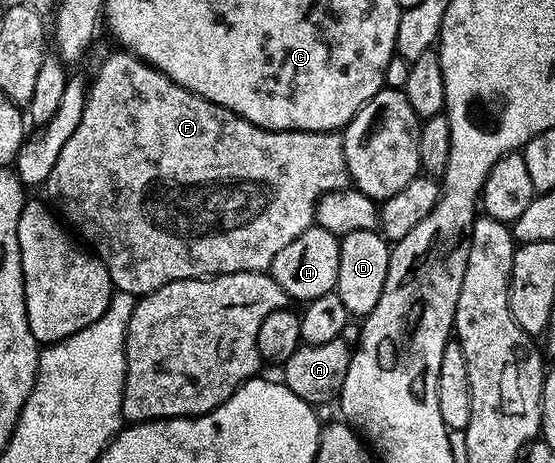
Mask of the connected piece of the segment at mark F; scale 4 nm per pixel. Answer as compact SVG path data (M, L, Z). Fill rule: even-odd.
M123 48L115 52L117 54L108 54L101 60L92 82L90 78L82 120L78 128L74 128L74 136L70 136L70 140L66 140L66 145L62 147L62 152L58 152L58 160L48 177L46 191L48 190L49 198L47 201L59 211L63 221L91 247L97 258L102 259L113 287L119 293L143 296L178 280L214 278L217 274L238 272L258 274L267 271L274 256L278 256L278 252L282 252L282 248L286 248L290 240L298 240L298 236L302 236L306 228L314 225L317 200L323 194L343 190L349 185L344 139L339 133L331 130L326 132L264 130L261 126L250 124L250 120L182 88L177 82L170 80L170 76L137 58L135 54L129 54Z

